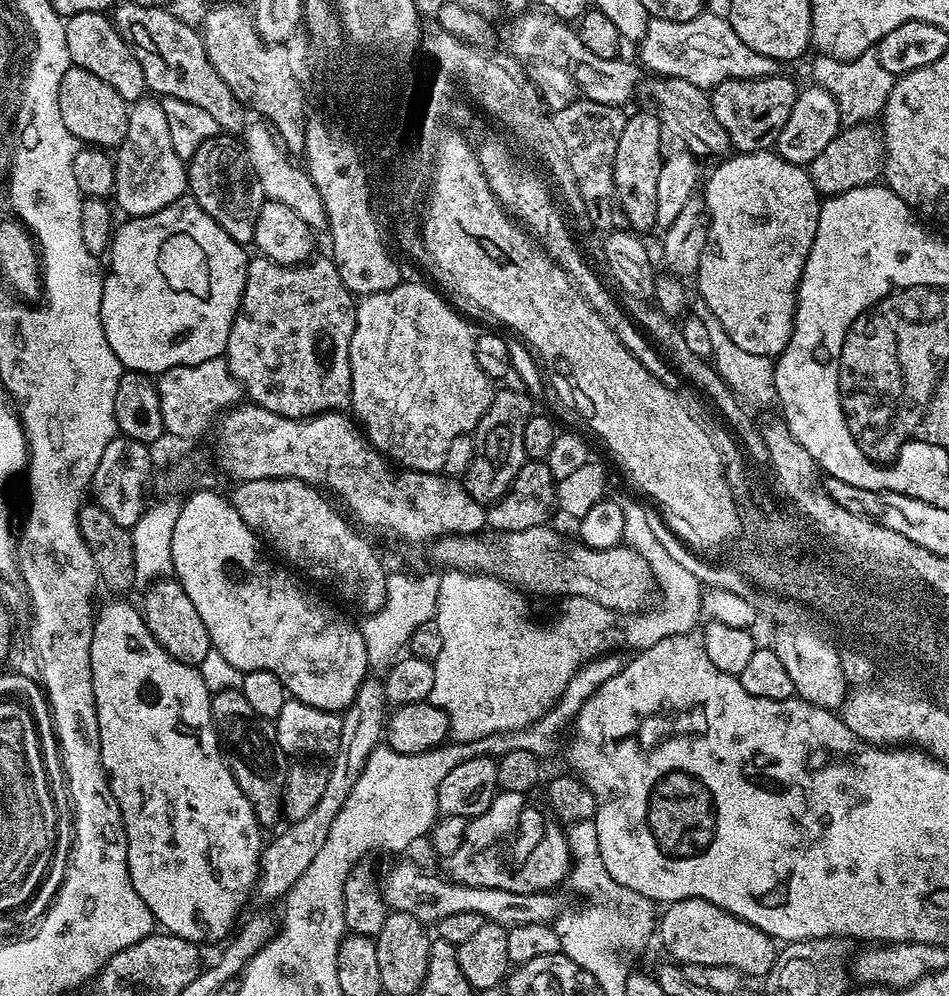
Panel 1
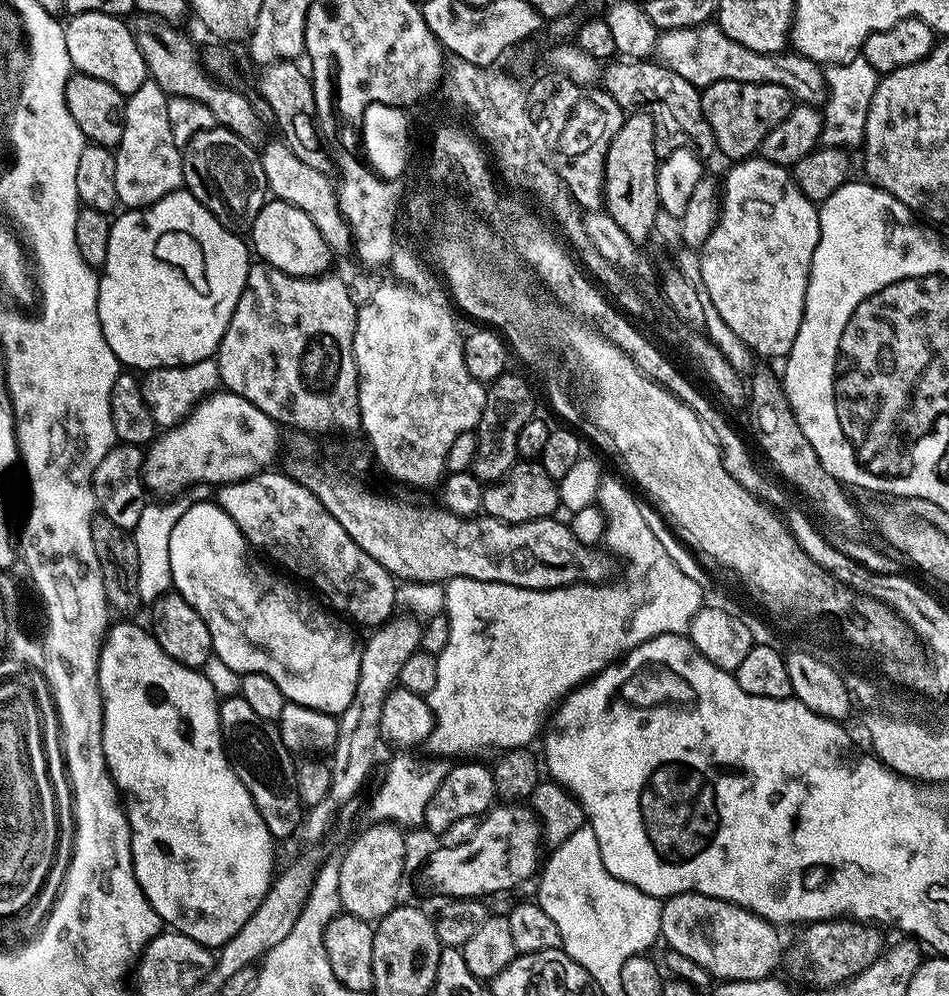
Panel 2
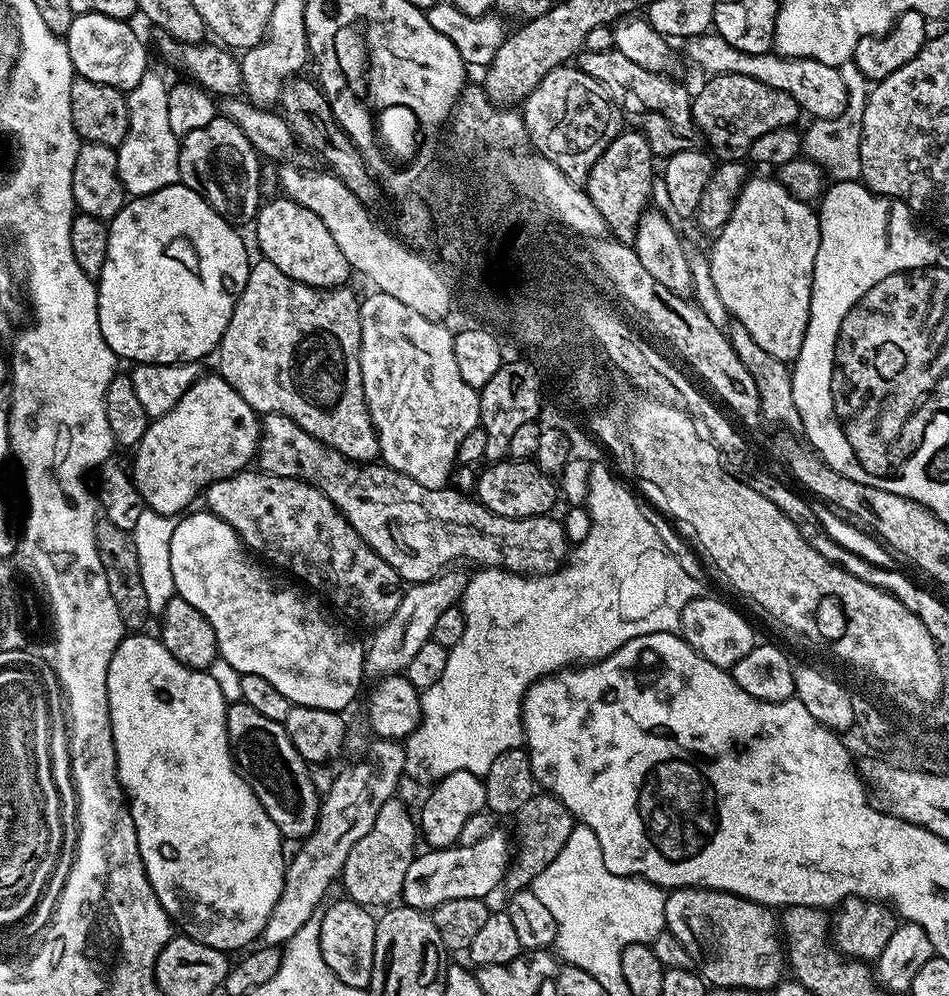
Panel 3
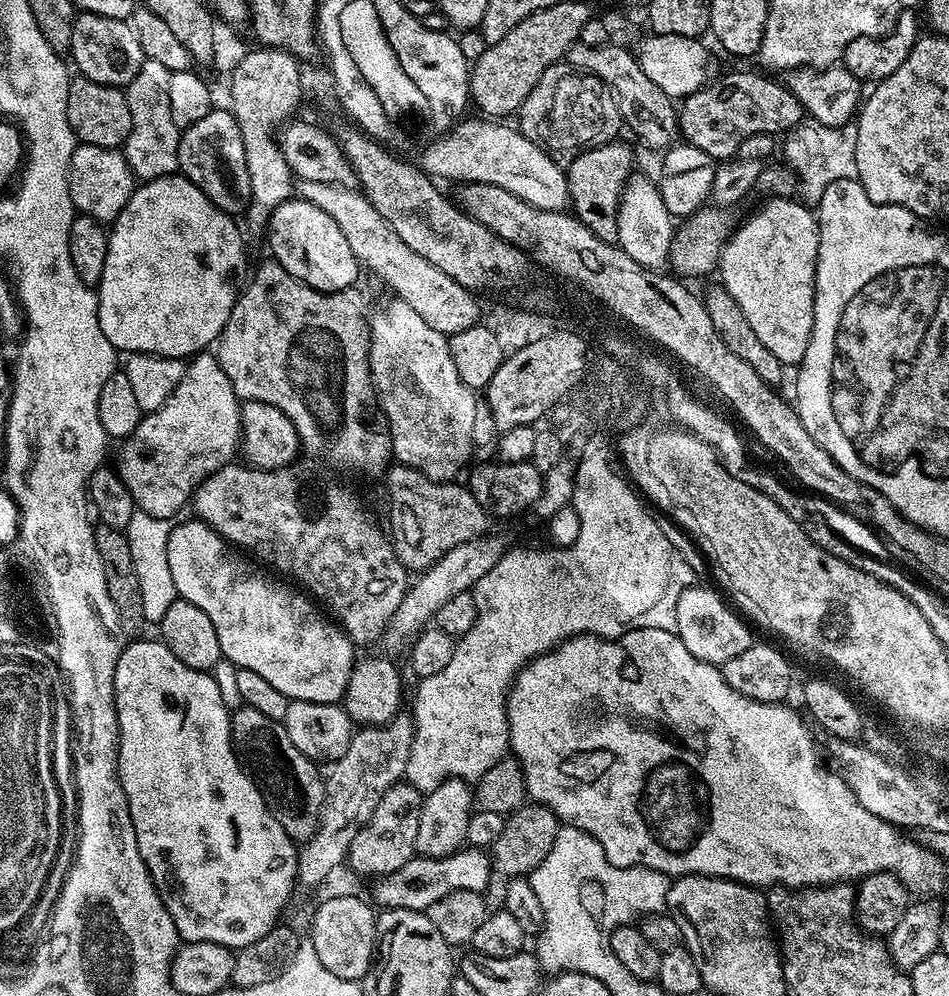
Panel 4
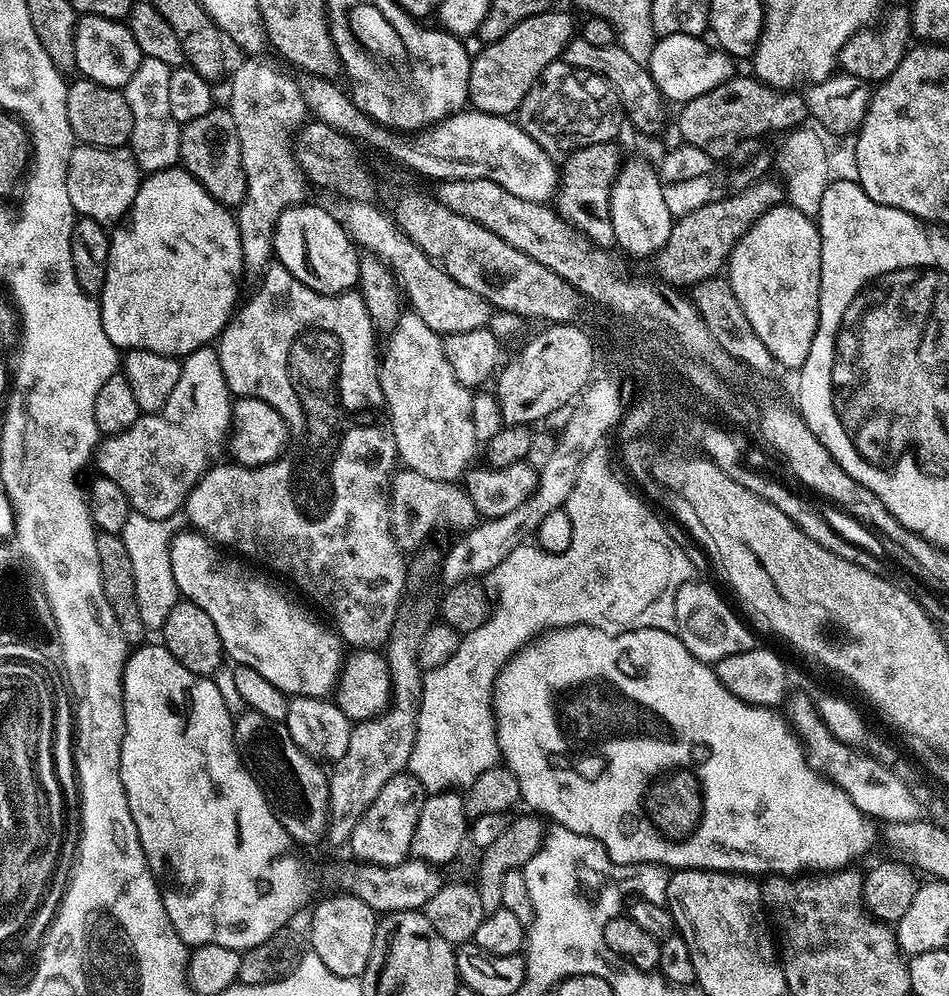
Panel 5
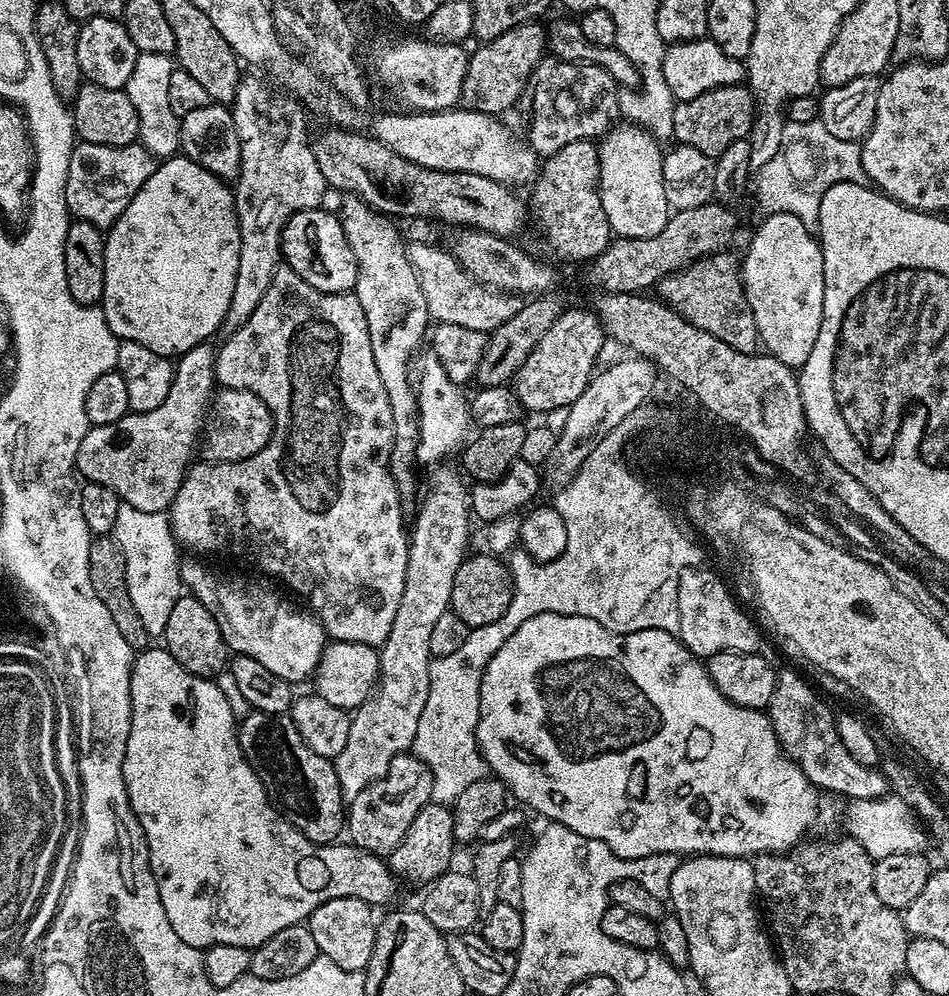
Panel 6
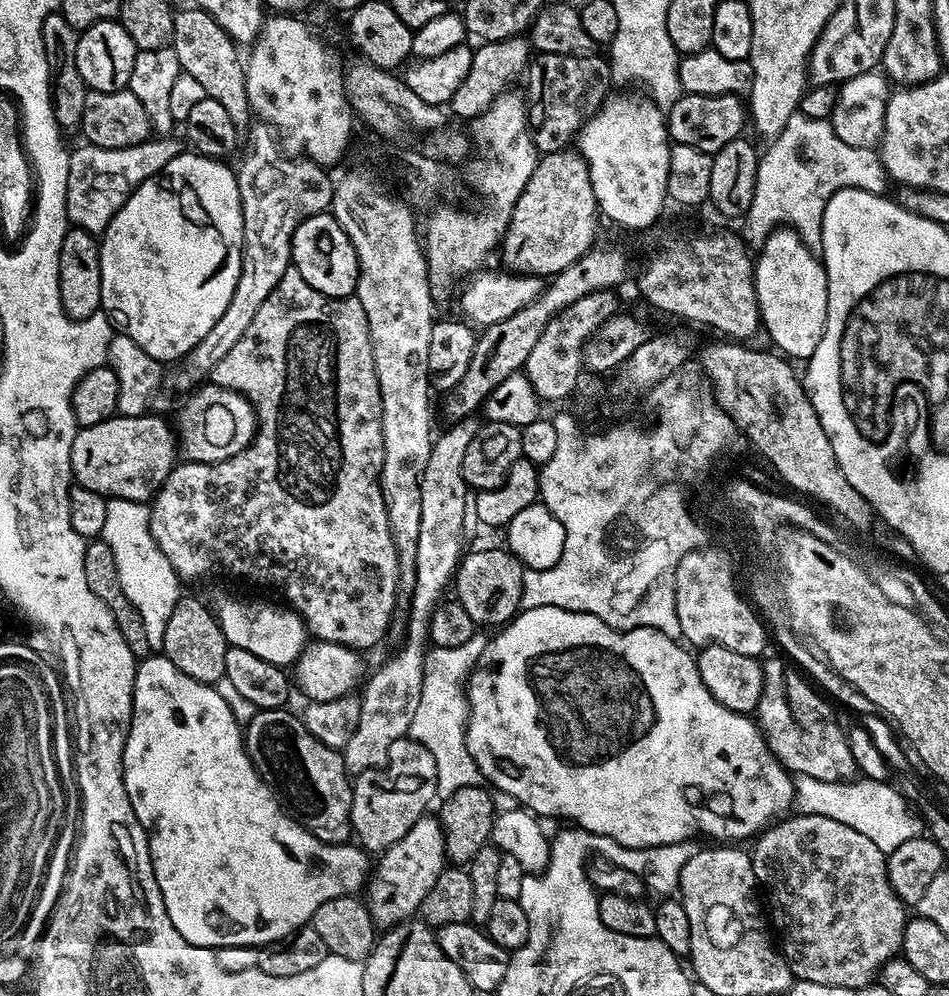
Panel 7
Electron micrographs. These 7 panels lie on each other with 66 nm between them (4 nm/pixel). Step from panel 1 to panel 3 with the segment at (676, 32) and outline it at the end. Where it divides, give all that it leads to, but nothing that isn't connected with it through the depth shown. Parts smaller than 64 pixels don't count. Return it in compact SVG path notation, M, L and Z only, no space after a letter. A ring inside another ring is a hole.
M709 30L702 36L692 36L683 41L684 56L696 68L708 72L709 77L722 74L742 74L746 78L754 78L754 82L763 82L765 86L774 86L774 90L782 90L798 102L801 113L812 115L816 120L829 120L842 114L848 101L846 84L842 82L839 68L826 66L826 62L818 62L814 58L793 58L777 56L775 51L762 54L746 54L738 50L738 46L730 46L726 38Z

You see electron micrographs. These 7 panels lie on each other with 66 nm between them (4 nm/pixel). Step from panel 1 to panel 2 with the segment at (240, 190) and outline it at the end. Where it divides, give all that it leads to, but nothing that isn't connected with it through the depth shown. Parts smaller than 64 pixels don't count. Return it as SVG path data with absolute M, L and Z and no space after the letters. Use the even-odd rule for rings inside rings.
M217 126L196 134L183 149L182 160L185 189L228 229L249 229L268 198L259 151L232 131Z

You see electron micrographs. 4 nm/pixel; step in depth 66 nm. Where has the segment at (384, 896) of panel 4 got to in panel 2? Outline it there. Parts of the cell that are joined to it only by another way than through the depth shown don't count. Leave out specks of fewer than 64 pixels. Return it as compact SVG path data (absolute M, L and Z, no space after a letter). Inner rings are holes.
M528 806L500 807L504 808L493 807L477 823L470 842L453 848L436 846L429 854L424 864L424 880L434 891L441 892L441 897L489 898L495 892L508 892L537 875L542 829L536 813Z

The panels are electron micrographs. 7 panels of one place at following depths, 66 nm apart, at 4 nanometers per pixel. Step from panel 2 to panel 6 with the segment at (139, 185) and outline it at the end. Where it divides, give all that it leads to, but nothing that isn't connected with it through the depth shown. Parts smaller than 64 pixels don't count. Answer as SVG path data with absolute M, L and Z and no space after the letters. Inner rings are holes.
M140 52L134 62L134 74L130 74L126 91L130 102L134 102L134 110L138 110L138 143L145 148L149 156L157 159L169 159L181 151L180 123L181 117L170 110L170 74L174 60L166 53Z

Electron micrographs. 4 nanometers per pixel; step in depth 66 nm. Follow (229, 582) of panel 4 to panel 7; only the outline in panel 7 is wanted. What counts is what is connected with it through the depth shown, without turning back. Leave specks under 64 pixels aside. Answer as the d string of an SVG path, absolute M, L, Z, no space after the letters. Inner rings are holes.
M220 596L214 603L214 611L231 647L250 650L250 654L258 654L258 658L266 658L271 664L292 666L304 645L309 643L310 633L296 611L280 604L272 600L251 600L248 596Z

